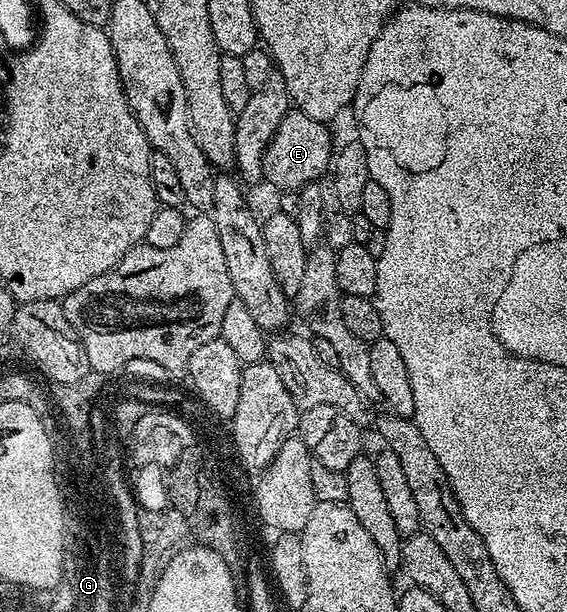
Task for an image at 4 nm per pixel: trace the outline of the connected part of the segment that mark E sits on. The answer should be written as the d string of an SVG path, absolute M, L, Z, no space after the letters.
M291 108L284 119L280 119L280 127L276 127L276 135L272 135L268 151L264 151L262 176L265 184L275 185L276 190L283 191L300 190L317 182L318 176L332 165L330 133L326 129L329 129L327 122L317 121L312 119L312 115L304 115L299 109Z

